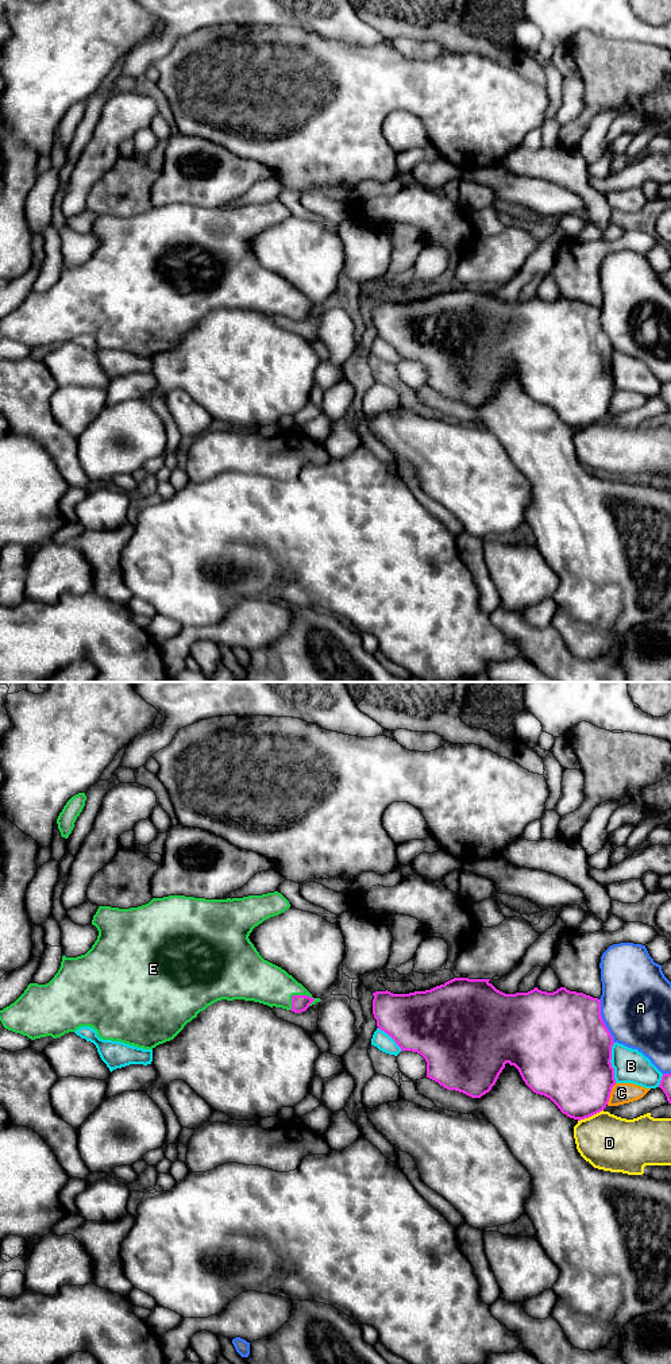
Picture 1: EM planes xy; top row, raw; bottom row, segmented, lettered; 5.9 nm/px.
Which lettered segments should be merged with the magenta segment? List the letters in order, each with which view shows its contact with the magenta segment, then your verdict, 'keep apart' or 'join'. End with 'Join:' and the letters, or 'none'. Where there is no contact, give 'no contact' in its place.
A: xy | keep apart
B: xy | keep apart
C: xy | keep apart
D: xy | keep apart
E: xy | join
Join: E

